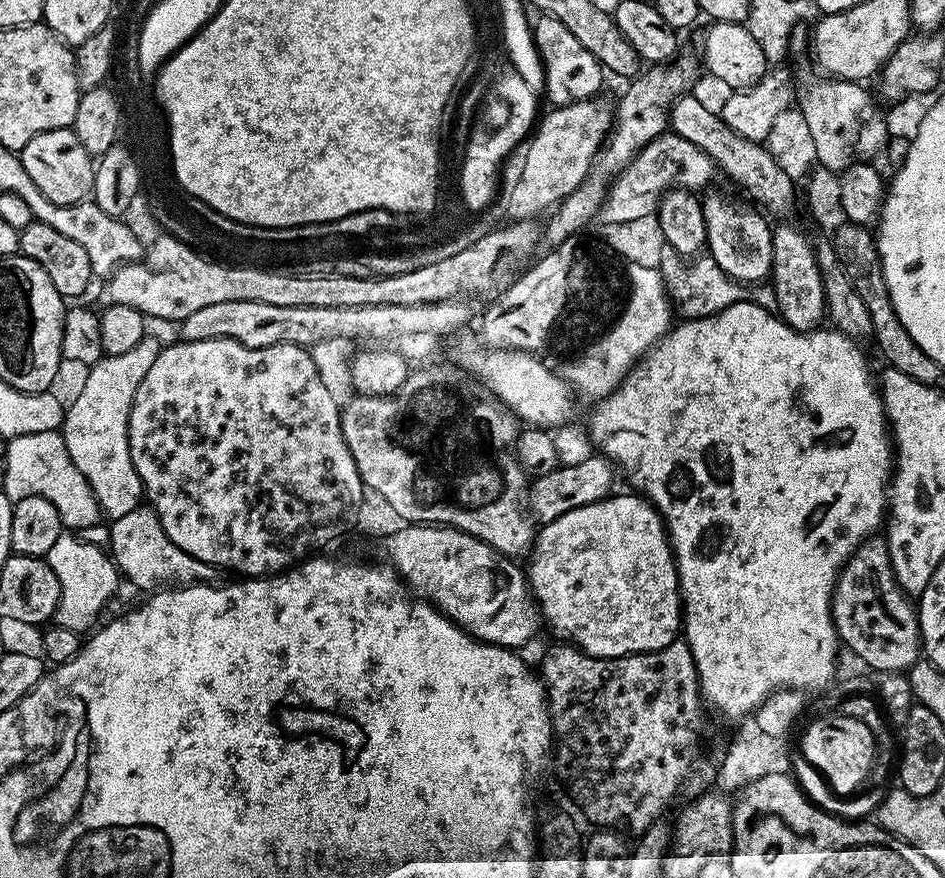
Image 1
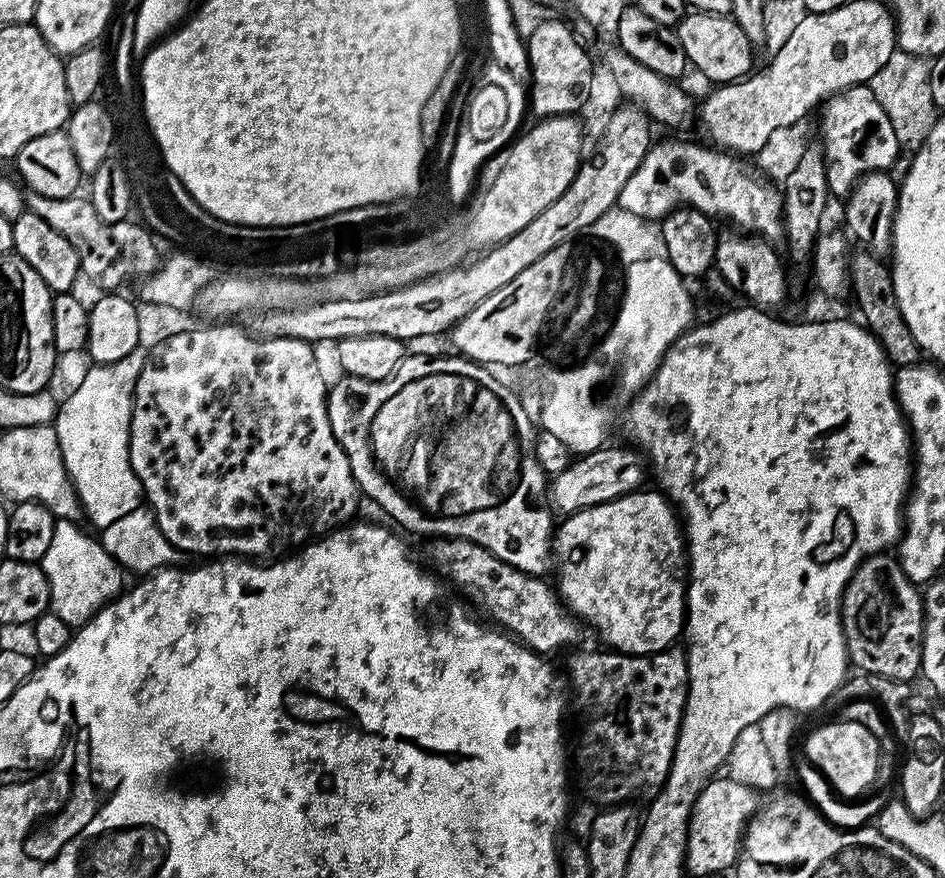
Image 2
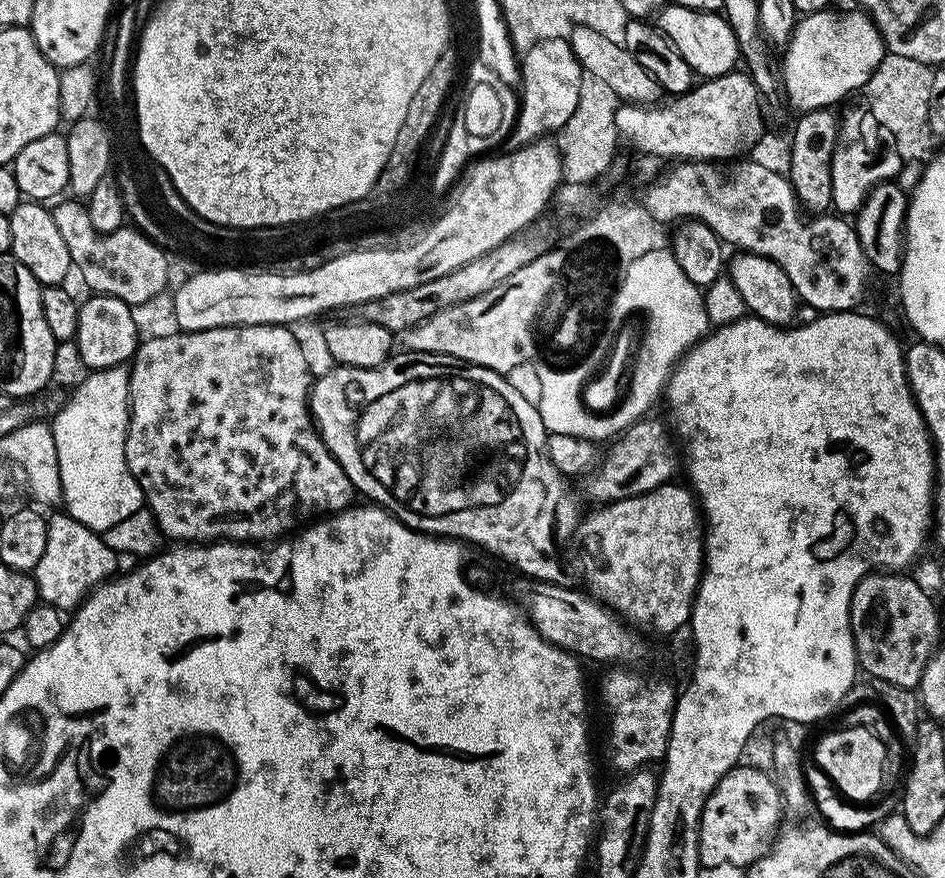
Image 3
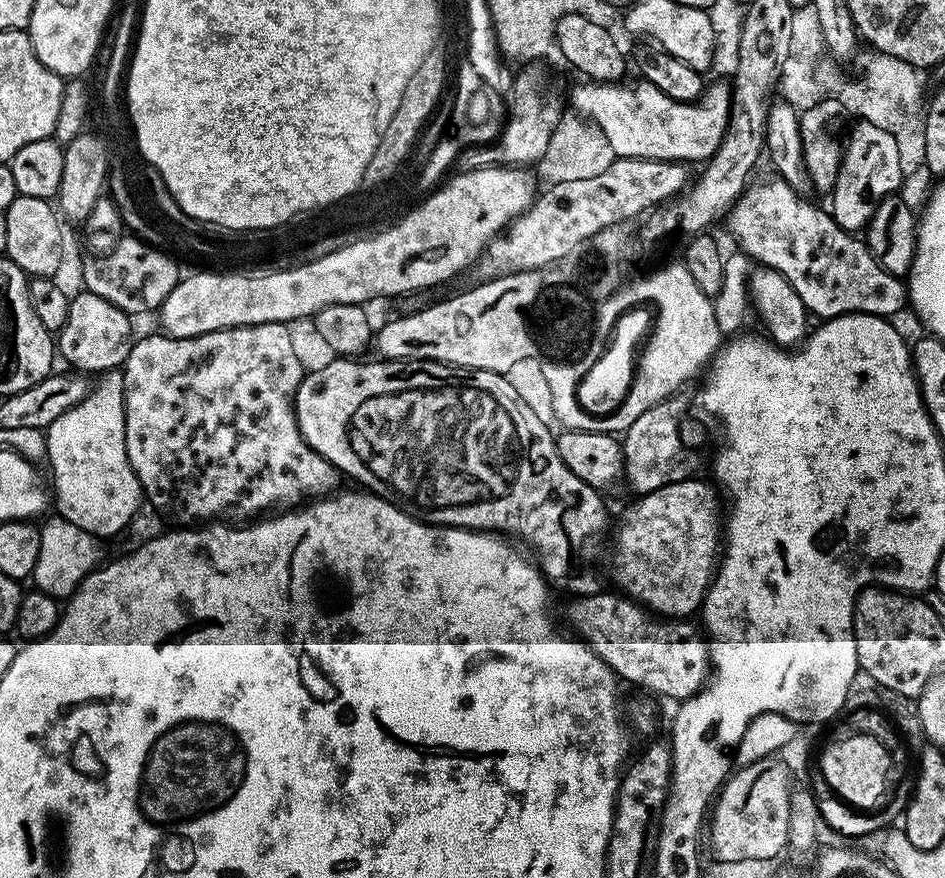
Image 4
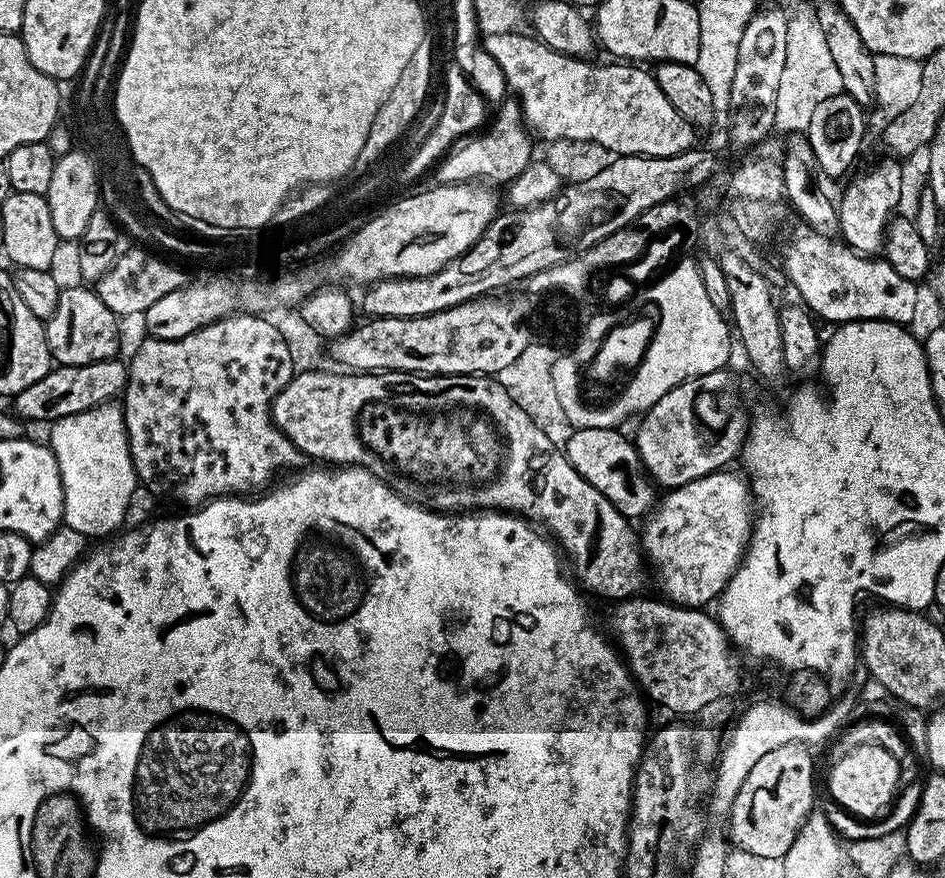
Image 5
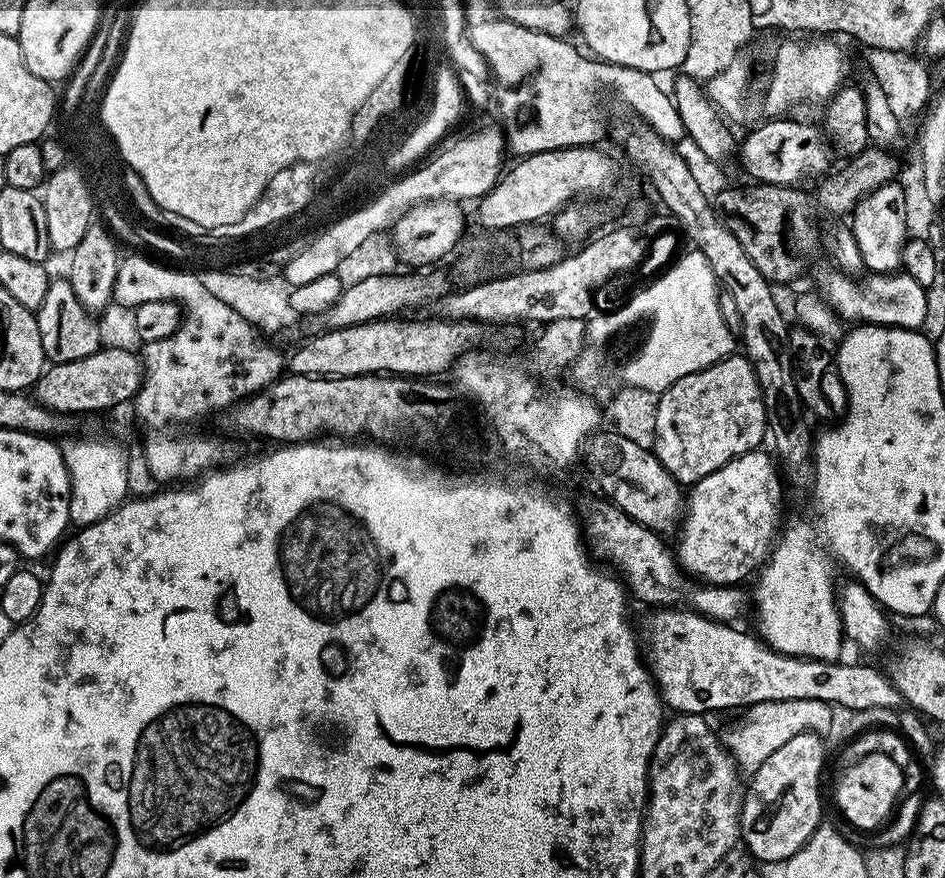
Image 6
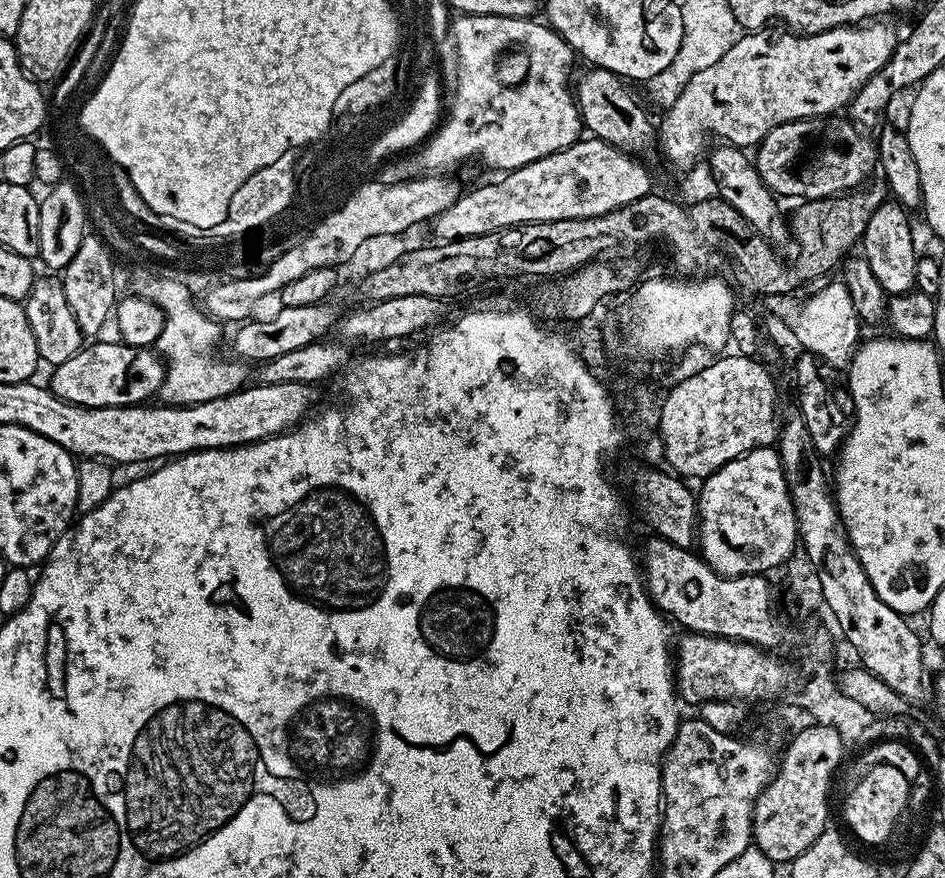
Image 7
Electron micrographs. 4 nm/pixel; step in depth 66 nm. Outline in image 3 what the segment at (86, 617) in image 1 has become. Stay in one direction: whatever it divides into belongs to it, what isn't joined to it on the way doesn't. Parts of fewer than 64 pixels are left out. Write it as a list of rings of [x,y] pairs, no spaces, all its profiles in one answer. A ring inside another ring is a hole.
[[[65,511],[54,513],[47,517],[45,553],[32,575],[36,580],[37,595],[43,603],[63,612],[72,612],[92,589],[117,573],[120,558],[106,546],[99,533],[88,529]]]

